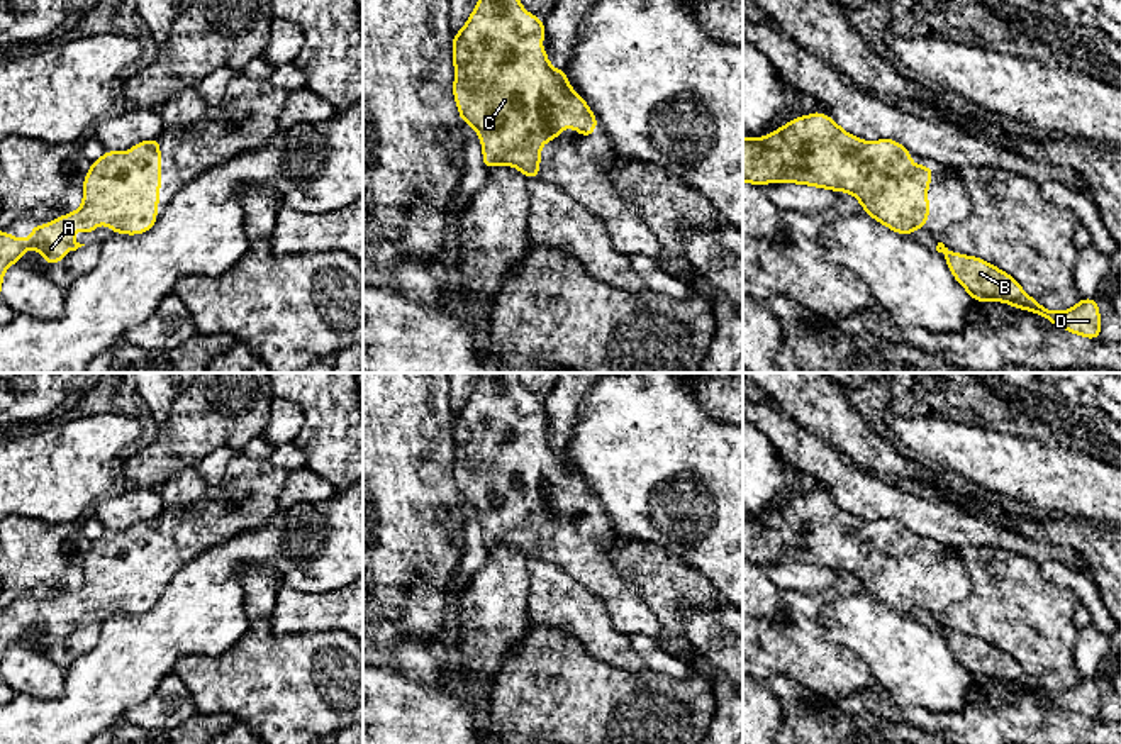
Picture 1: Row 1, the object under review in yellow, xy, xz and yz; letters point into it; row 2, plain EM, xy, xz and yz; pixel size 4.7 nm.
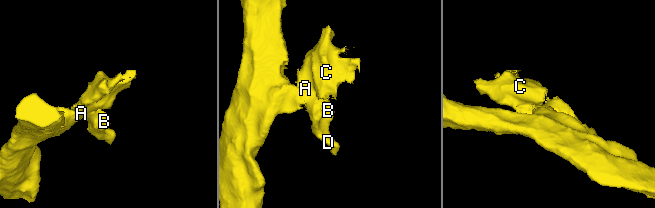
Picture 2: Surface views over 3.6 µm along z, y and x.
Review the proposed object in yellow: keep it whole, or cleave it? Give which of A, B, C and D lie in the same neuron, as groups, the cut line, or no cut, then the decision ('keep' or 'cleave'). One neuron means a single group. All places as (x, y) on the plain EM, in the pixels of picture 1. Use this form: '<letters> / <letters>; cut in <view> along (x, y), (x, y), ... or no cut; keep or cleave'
A B C D; no cut; keep

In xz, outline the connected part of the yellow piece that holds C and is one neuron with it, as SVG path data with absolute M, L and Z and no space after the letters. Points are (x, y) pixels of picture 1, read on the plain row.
M482 373L465 407L453 415L453 475L460 500L478 514L483 547L510 544L527 559L539 556L541 525L572 505L578 514L594 514L599 500L585 480L566 463L566 447L553 449L541 429L546 417L543 398L526 391L517 373Z

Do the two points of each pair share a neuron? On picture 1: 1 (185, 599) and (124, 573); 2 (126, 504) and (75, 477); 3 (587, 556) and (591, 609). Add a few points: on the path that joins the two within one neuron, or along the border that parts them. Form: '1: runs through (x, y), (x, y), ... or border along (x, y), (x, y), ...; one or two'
1: border along (190, 560), (148, 609), (133, 614); two
2: border along (107, 495), (92, 505); two
3: border along (557, 566), (562, 566), (606, 605), (611, 624); two

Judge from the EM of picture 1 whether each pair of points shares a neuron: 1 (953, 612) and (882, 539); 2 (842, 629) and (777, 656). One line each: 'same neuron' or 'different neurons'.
1: different neurons
2: different neurons

